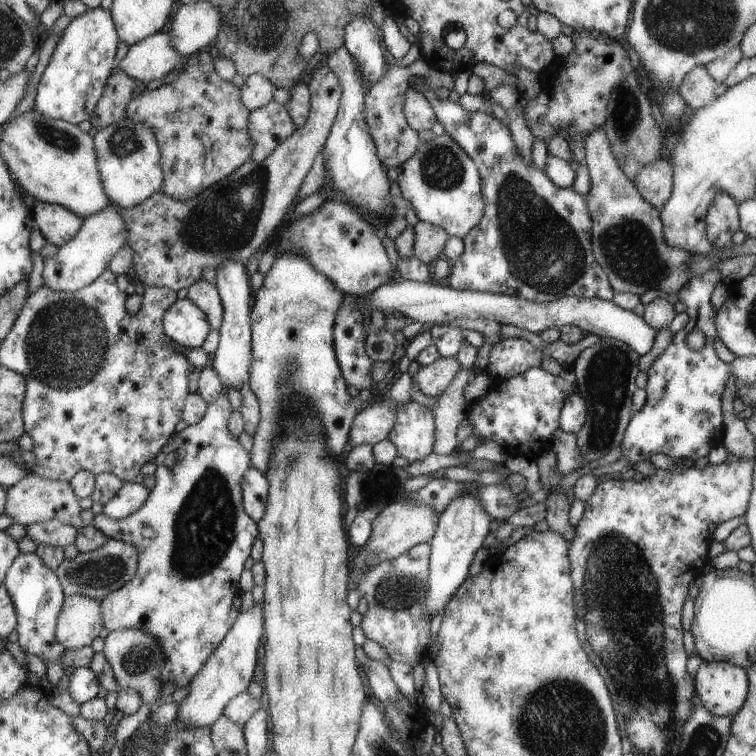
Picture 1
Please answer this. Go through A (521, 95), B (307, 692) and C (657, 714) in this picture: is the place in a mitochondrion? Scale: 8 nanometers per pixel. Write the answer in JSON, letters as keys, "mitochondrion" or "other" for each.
{"A":"other","B":"other","C":"mitochondrion"}

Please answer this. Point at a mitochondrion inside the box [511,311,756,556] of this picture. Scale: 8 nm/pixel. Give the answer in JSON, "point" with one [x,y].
{"point":[608,374]}

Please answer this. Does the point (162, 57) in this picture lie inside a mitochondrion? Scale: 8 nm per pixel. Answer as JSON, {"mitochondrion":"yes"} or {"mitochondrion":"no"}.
{"mitochondrion":"no"}

